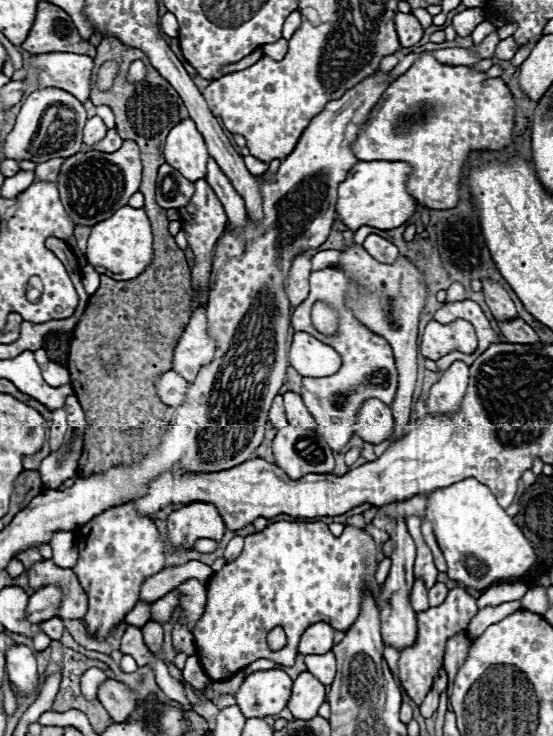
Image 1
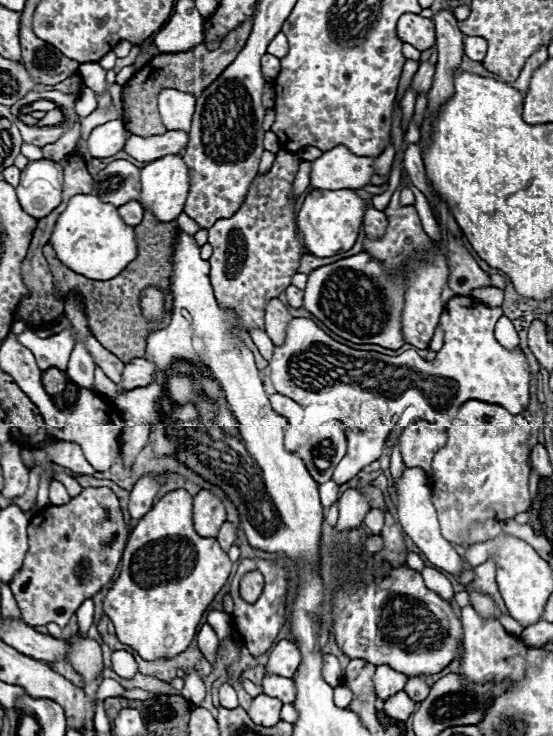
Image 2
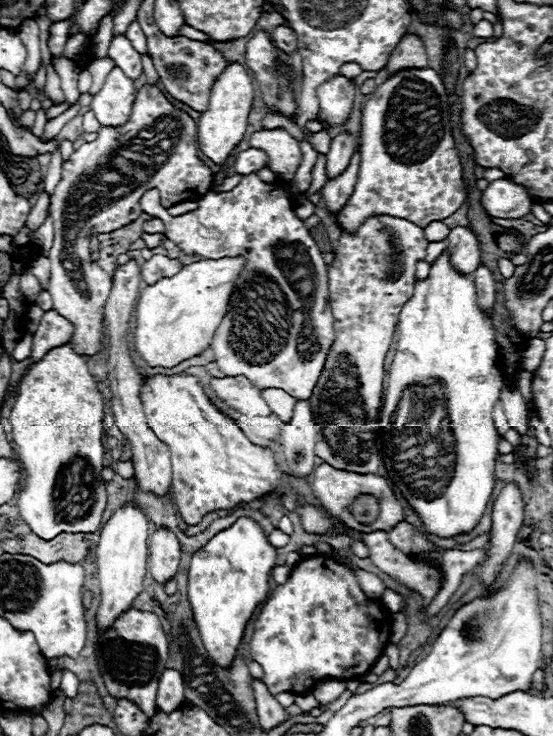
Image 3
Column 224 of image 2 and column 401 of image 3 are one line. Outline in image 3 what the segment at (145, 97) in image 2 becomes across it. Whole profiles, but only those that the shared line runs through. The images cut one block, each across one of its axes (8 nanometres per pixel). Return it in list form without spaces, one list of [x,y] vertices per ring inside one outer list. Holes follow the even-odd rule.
[[[404,34],[402,36],[402,40],[396,44],[396,48],[390,54],[386,70],[390,74],[394,74],[394,70],[402,70],[402,68],[410,68],[410,66],[418,66],[418,68],[428,66],[424,42],[416,34]]]

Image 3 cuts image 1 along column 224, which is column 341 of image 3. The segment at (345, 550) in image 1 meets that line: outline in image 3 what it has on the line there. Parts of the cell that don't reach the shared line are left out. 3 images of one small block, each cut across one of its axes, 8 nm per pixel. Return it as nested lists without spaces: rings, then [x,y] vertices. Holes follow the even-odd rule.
[[[314,554],[302,558],[290,572],[286,584],[278,584],[266,602],[262,604],[260,614],[254,622],[254,634],[250,640],[250,656],[264,670],[264,684],[272,694],[292,692],[306,694],[318,684],[318,680],[340,678],[352,680],[364,676],[370,666],[384,652],[392,632],[392,614],[380,604],[380,600],[368,598],[358,578],[346,566],[334,562],[334,558],[326,554]]]

